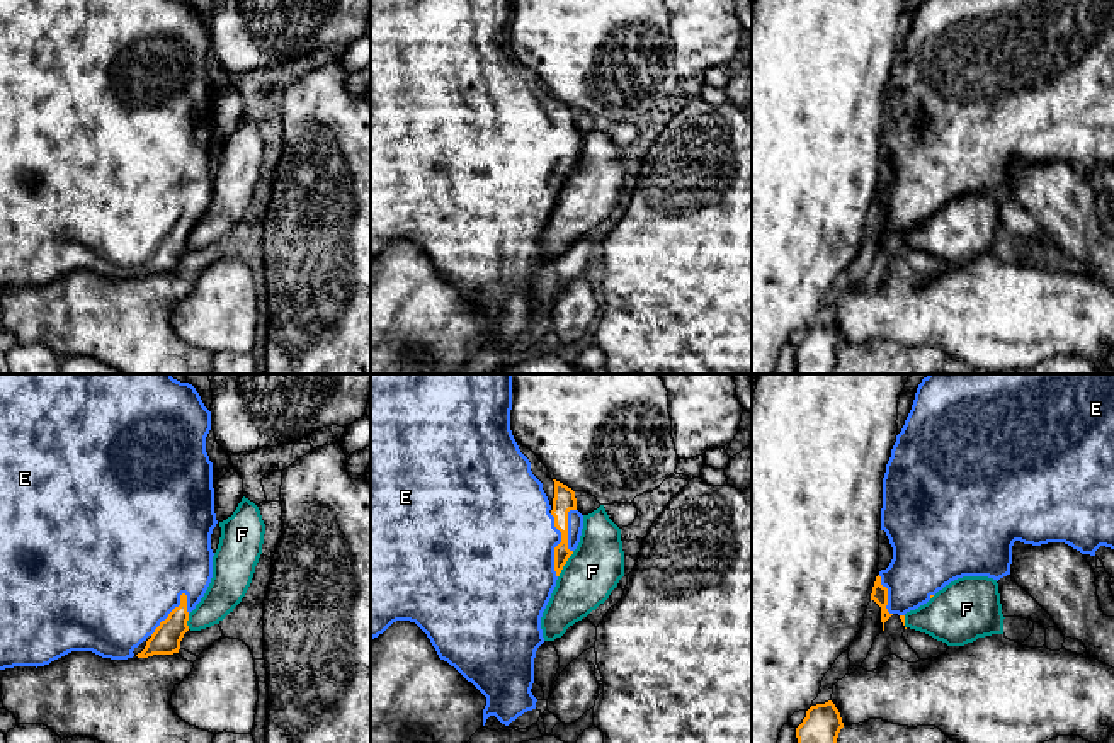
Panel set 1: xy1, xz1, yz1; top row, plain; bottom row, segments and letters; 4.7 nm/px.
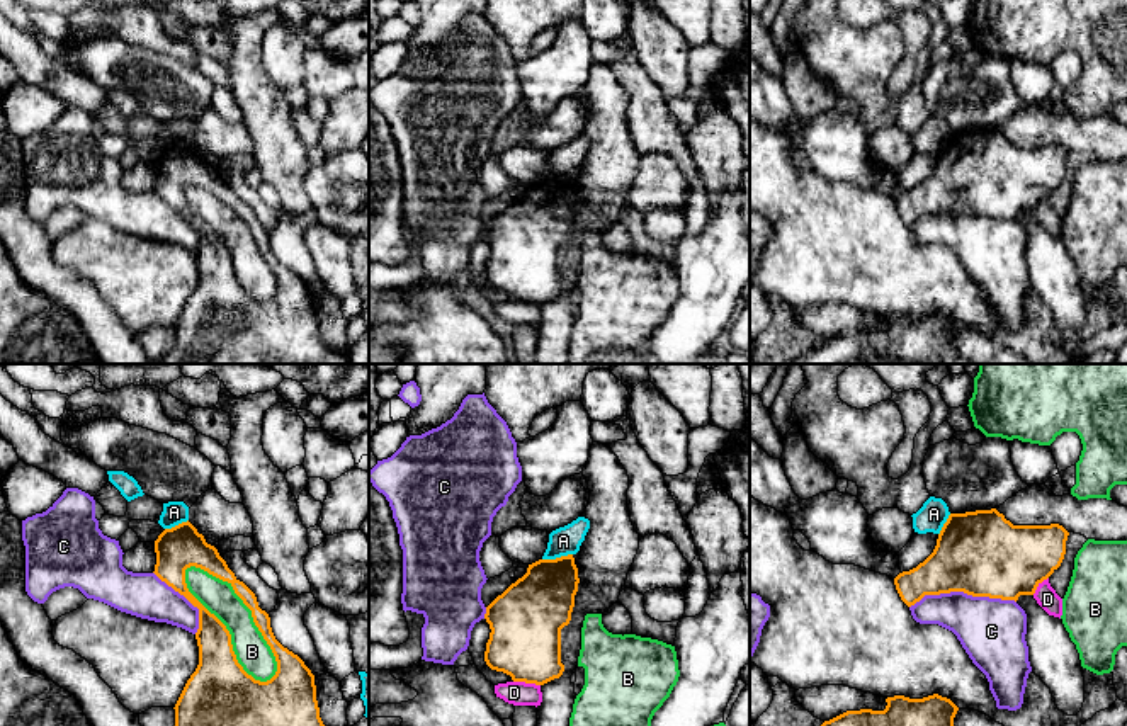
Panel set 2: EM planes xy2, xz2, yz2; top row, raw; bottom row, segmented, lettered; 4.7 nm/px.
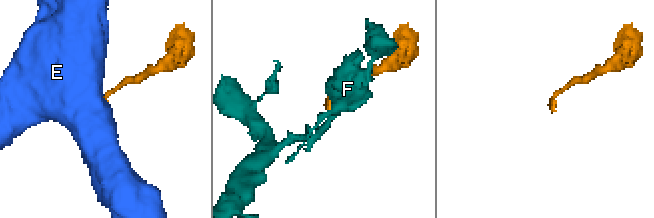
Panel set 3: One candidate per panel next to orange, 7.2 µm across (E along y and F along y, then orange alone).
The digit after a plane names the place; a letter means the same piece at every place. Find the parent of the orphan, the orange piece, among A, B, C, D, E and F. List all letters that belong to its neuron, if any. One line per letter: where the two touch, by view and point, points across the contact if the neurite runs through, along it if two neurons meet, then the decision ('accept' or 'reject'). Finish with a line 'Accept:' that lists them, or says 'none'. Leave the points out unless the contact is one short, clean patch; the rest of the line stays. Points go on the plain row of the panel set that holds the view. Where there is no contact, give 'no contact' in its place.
A: xz2 (556, 177) | along xz2 (571, 172), (543, 179) | reject
B: xy2 (228, 250) | reject
C: yz2 (962, 209) | reject
D: xz2 (527, 301) | reject
E: xy1 (169, 233) | accept
F: xz1 (565, 182) | along xz1 (574, 170), (558, 196) | reject
Accept: E

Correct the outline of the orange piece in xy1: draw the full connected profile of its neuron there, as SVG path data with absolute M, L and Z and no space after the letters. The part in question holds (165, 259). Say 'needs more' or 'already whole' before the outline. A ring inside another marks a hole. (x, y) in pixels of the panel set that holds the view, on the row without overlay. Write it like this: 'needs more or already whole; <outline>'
needs more; M0 0L0 289L14 286L44 286L71 270L92 270L102 277L128 279L145 260L138 277L153 274L173 274L189 250L189 233L204 216L213 197L211 153L216 146L213 82L206 71L206 56L211 49L211 31L204 26L199 12L189 2L180 0Z

